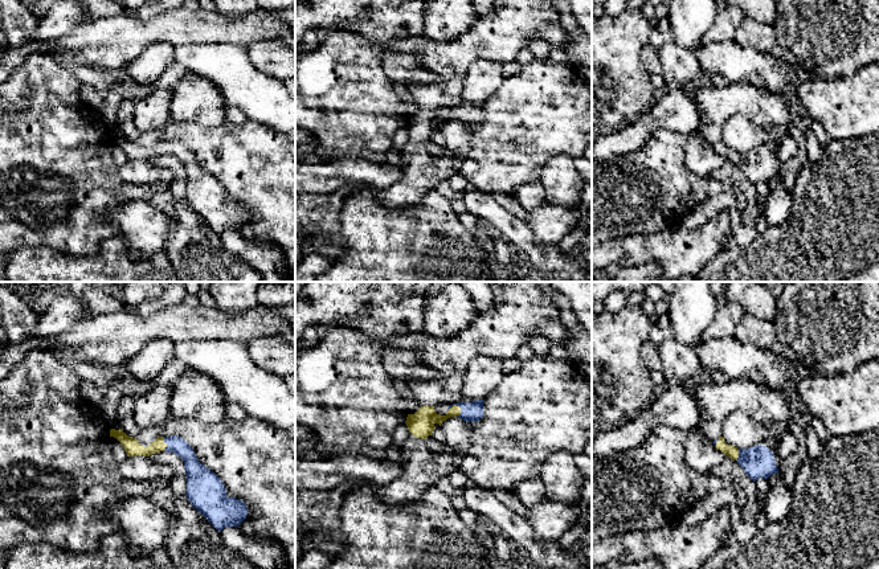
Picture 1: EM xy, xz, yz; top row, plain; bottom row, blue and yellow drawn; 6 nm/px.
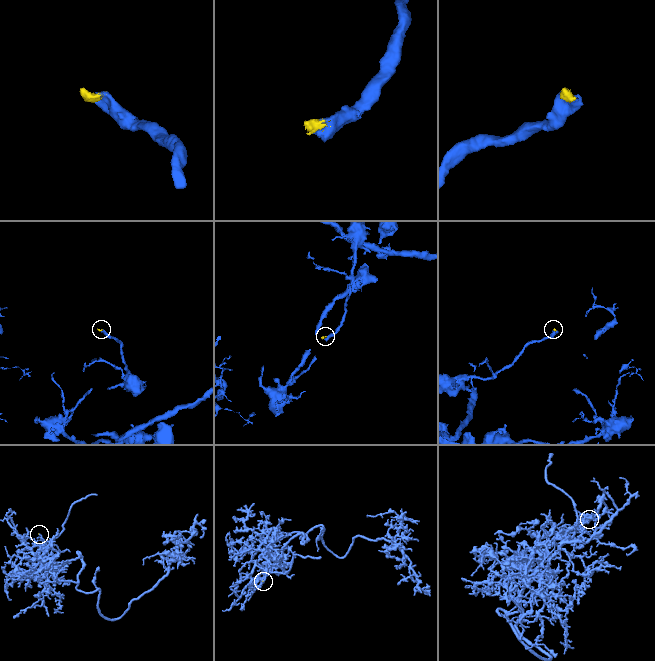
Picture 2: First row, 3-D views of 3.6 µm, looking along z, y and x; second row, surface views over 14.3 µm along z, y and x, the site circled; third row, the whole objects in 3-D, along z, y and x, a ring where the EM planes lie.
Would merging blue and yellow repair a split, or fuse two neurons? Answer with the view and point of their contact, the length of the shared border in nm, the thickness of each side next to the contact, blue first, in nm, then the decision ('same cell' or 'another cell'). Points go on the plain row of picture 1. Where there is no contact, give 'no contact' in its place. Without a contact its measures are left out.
xz (454, 107) | 90 nm | 130/160 nm | same cell

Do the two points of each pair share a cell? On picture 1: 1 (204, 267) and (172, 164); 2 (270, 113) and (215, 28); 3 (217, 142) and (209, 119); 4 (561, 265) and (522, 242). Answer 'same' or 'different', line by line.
1: same
2: different
3: different
4: same

